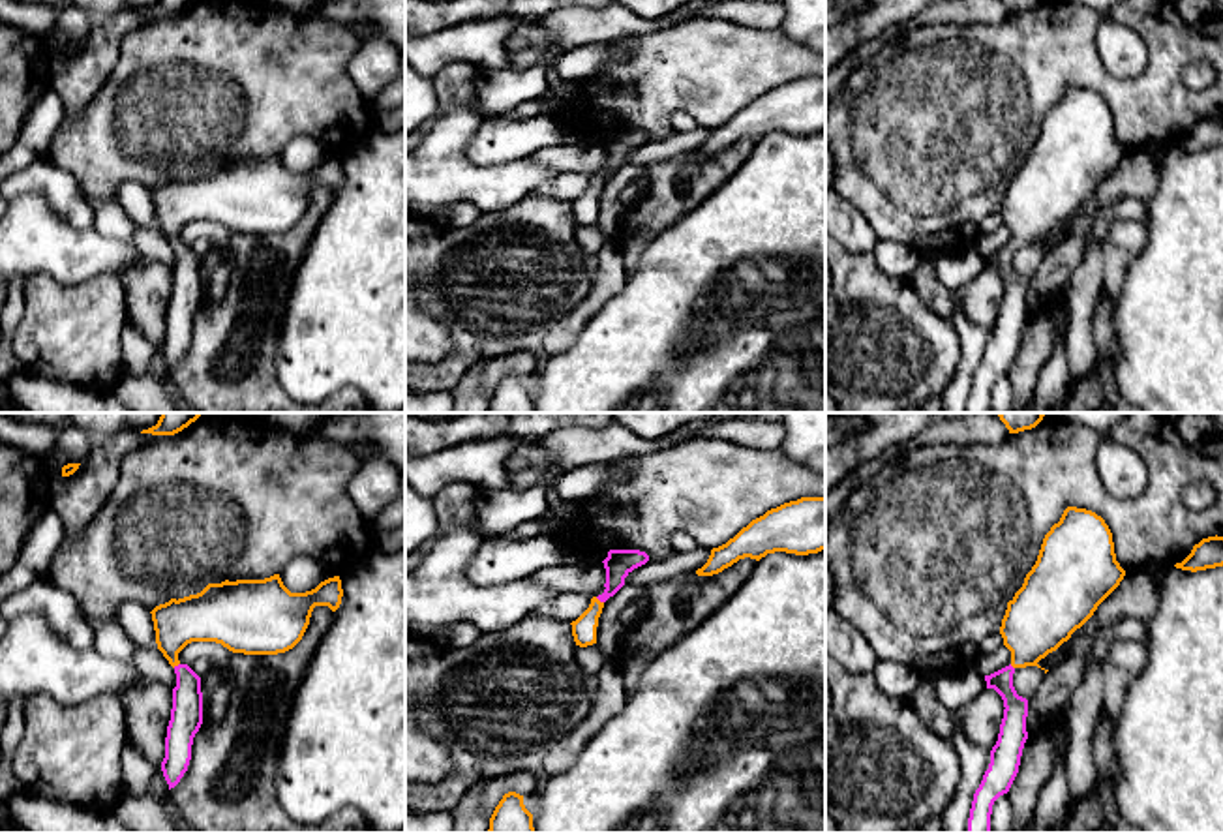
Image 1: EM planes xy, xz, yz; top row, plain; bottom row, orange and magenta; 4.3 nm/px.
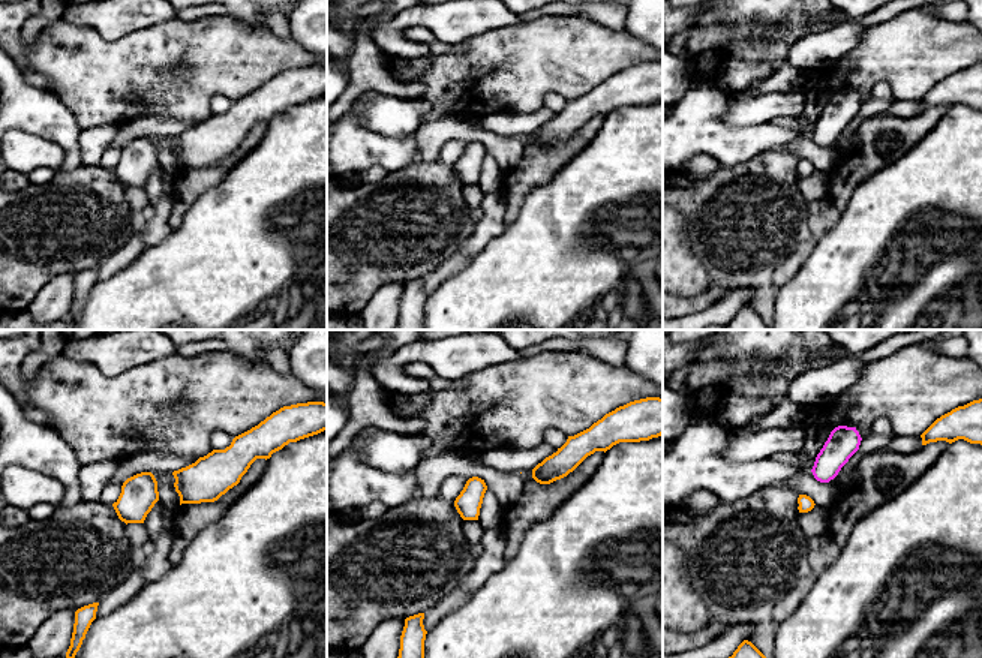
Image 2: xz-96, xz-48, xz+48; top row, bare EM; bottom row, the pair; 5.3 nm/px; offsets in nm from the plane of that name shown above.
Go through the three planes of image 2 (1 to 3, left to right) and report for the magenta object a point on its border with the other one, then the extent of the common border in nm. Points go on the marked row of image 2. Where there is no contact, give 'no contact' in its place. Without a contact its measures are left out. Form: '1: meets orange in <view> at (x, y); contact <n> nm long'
1: no contact
2: no contact
3: no contact

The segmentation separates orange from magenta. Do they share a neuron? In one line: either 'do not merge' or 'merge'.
merge

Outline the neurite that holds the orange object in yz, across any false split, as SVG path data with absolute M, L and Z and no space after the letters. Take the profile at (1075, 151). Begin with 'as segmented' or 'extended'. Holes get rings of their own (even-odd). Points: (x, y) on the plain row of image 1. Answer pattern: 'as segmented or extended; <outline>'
extended; M1067 86L1045 114L1035 144L1002 199L1000 214L1011 231L1011 244L985 255L985 261L1002 276L1005 289L989 349L974 373L968 413L990 413L992 385L1009 371L1019 353L1028 319L1028 280L1013 266L1015 250L1041 248L1037 242L1067 221L1124 156L1105 99Z

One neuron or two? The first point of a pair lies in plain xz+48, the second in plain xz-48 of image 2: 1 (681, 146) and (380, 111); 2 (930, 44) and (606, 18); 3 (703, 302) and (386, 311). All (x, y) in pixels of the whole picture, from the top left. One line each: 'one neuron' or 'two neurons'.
1: two neurons
2: two neurons
3: two neurons

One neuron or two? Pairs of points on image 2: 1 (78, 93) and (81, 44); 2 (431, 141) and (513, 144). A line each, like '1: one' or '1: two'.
1: one
2: one

